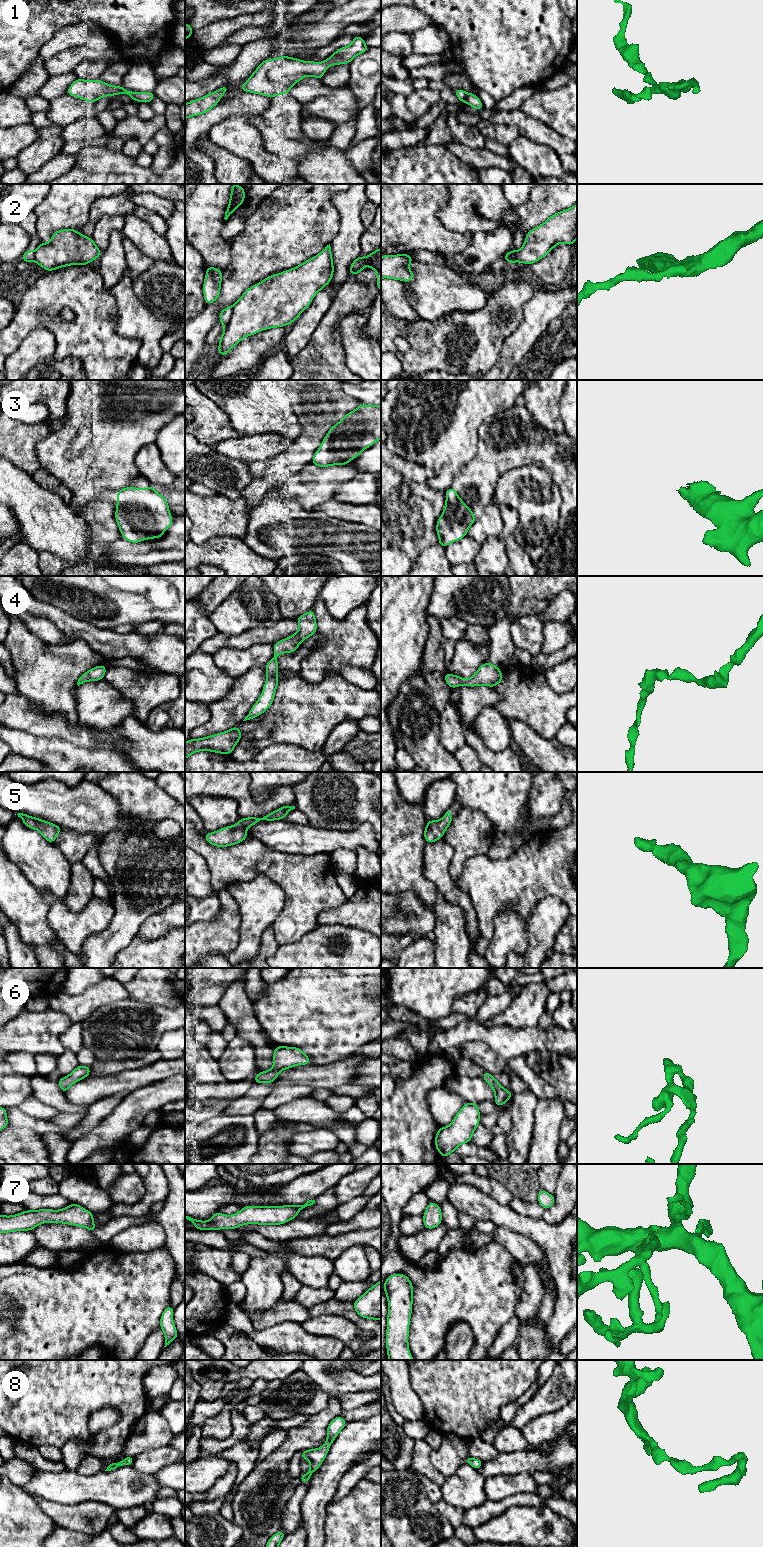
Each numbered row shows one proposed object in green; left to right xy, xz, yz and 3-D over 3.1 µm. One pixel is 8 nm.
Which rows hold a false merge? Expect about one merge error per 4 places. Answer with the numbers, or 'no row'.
2

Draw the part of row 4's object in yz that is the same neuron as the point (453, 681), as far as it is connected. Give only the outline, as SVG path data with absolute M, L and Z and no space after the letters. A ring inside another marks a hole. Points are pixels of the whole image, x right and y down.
M490 662L481 664L479 669L469 679L464 679L458 675L452 675L447 672L443 673L443 676L451 689L461 685L469 687L485 685L494 688L504 679L500 668Z

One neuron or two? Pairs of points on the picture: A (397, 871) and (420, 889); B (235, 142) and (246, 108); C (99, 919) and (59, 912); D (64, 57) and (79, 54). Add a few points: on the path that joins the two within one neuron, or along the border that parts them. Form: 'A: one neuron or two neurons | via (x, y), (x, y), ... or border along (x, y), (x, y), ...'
A: one neuron | via (403, 872), (414, 883)
B: two neurons | border along (254, 115), (230, 114), (221, 121)
C: one neuron | via (89, 919), (69, 919)
D: one neuron | via (68, 57), (75, 56)

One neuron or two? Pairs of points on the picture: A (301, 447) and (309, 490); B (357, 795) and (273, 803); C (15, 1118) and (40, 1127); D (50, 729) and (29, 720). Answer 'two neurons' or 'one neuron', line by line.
A: two neurons
B: two neurons
C: one neuron
D: one neuron

